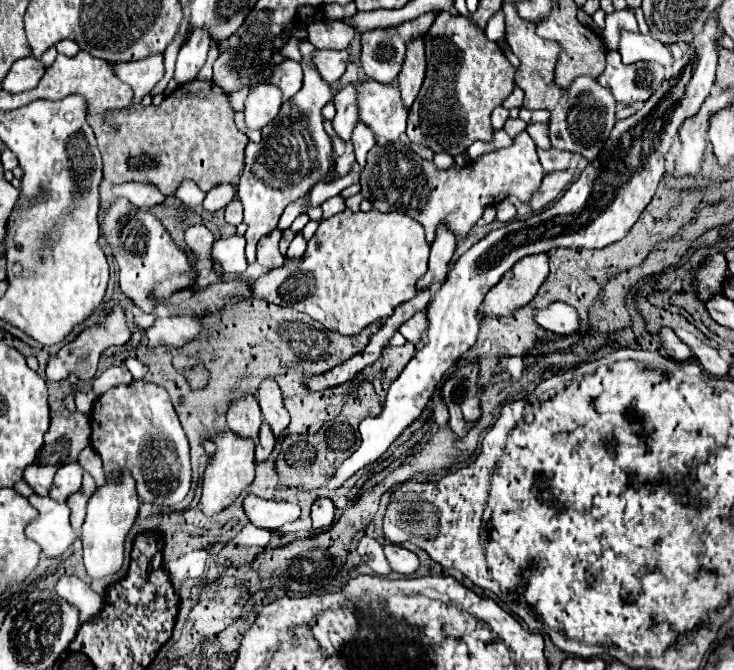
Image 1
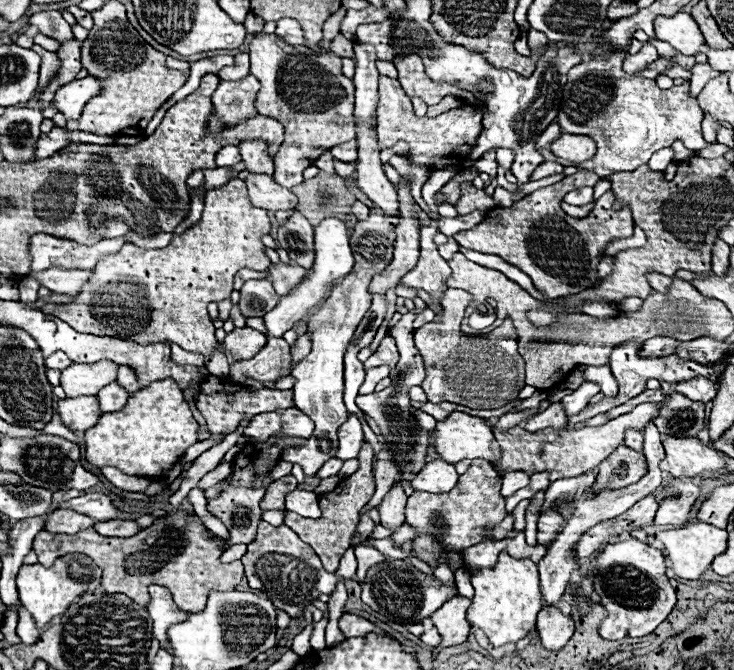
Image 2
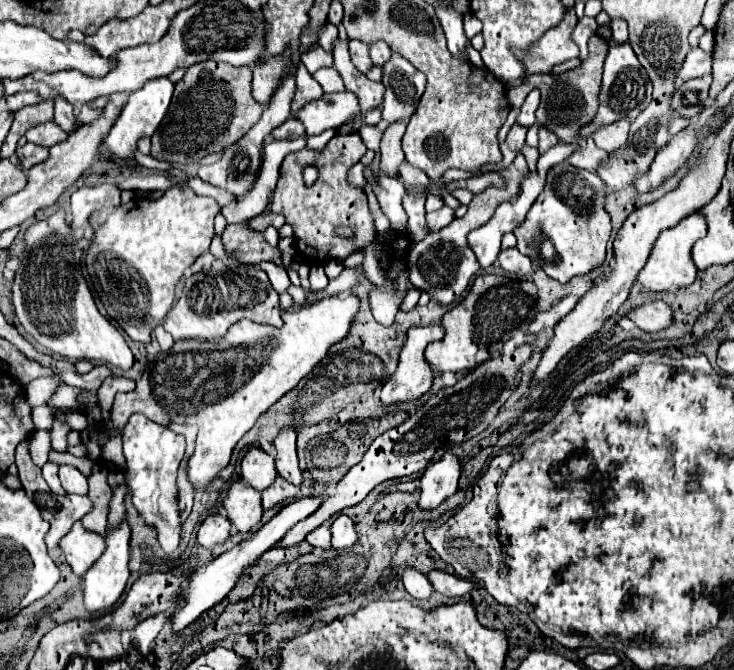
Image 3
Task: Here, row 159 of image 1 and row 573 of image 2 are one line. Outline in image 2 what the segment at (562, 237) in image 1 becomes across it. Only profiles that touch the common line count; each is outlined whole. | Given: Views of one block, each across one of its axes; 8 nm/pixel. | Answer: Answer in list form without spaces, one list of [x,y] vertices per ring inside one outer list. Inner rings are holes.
[[[636,538],[608,544],[604,550],[610,550],[610,554],[604,554],[604,562],[600,560],[596,566],[594,590],[610,616],[600,624],[600,636],[606,640],[622,640],[654,632],[676,604],[676,590],[670,586],[666,576],[662,552]]]

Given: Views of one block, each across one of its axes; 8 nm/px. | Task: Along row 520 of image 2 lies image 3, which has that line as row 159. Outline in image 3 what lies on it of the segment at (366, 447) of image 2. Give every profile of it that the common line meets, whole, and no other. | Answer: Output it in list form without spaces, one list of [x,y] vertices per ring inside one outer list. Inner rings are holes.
[[[336,134],[322,150],[324,160],[318,164],[318,156],[308,152],[312,148],[304,148],[296,152],[296,162],[294,162],[294,152],[288,154],[280,166],[280,180],[270,204],[270,210],[274,214],[284,214],[286,222],[294,230],[296,238],[296,248],[302,256],[302,260],[310,264],[322,264],[326,260],[344,260],[356,250],[368,246],[374,240],[374,224],[372,224],[372,214],[368,210],[368,200],[362,190],[354,190],[346,182],[348,170],[366,154],[366,146],[360,138],[360,134]],[[302,166],[318,166],[318,180],[312,186],[304,186],[302,180]],[[338,226],[350,226],[354,228],[354,238],[352,240],[340,240],[334,230]]]

